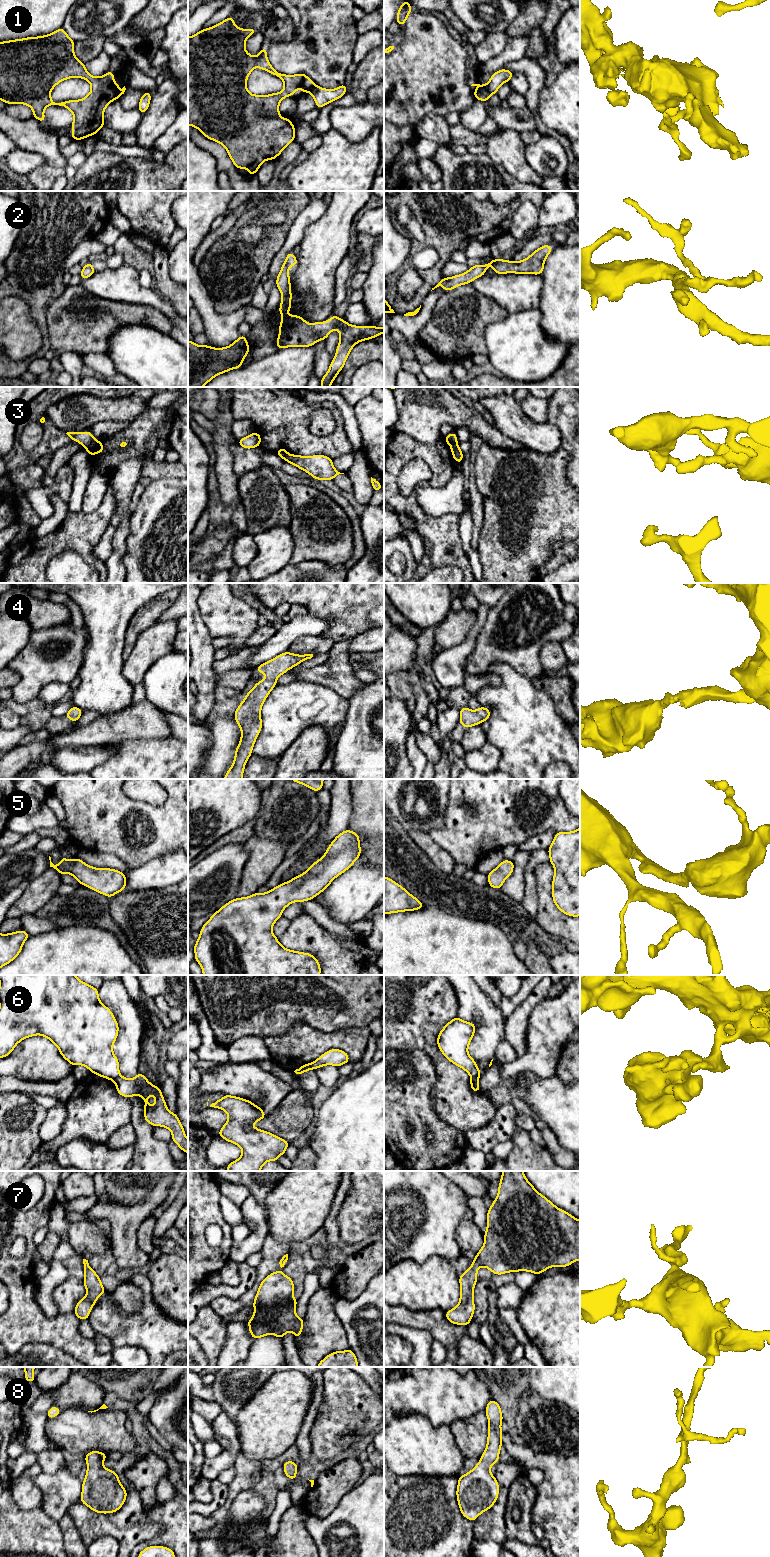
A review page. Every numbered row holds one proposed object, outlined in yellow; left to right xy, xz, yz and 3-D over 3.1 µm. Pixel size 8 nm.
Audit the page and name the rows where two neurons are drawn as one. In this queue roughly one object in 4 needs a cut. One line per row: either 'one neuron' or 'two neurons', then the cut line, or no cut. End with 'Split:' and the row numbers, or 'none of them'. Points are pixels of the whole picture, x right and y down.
1: two neurons | xz (315, 85), (309, 91)
2: one neuron | no cut
3: two neurons | xy (96, 441), (86, 448)
4: one neuron | no cut
5: one neuron | no cut
6: two neurons | yz (471, 1077), (477, 1079)
7: one neuron | no cut
8: one neuron | no cut
Split: 1, 3, 6

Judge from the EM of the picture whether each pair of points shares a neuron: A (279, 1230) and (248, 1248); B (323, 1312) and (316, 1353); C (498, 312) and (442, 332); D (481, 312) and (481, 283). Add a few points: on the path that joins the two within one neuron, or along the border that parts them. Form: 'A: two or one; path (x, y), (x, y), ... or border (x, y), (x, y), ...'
A: two; border (265, 1219), (268, 1225), (268, 1235)
B: one; path (321, 1322), (321, 1335), (317, 1343)
C: one; path (484, 312), (467, 313), (456, 324)
D: two; border (469, 283), (477, 291), (493, 299), (501, 307)

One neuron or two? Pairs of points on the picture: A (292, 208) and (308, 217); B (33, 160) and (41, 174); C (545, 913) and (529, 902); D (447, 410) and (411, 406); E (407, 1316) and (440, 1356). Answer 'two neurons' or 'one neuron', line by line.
A: two neurons
B: two neurons
C: two neurons
D: one neuron
E: two neurons

